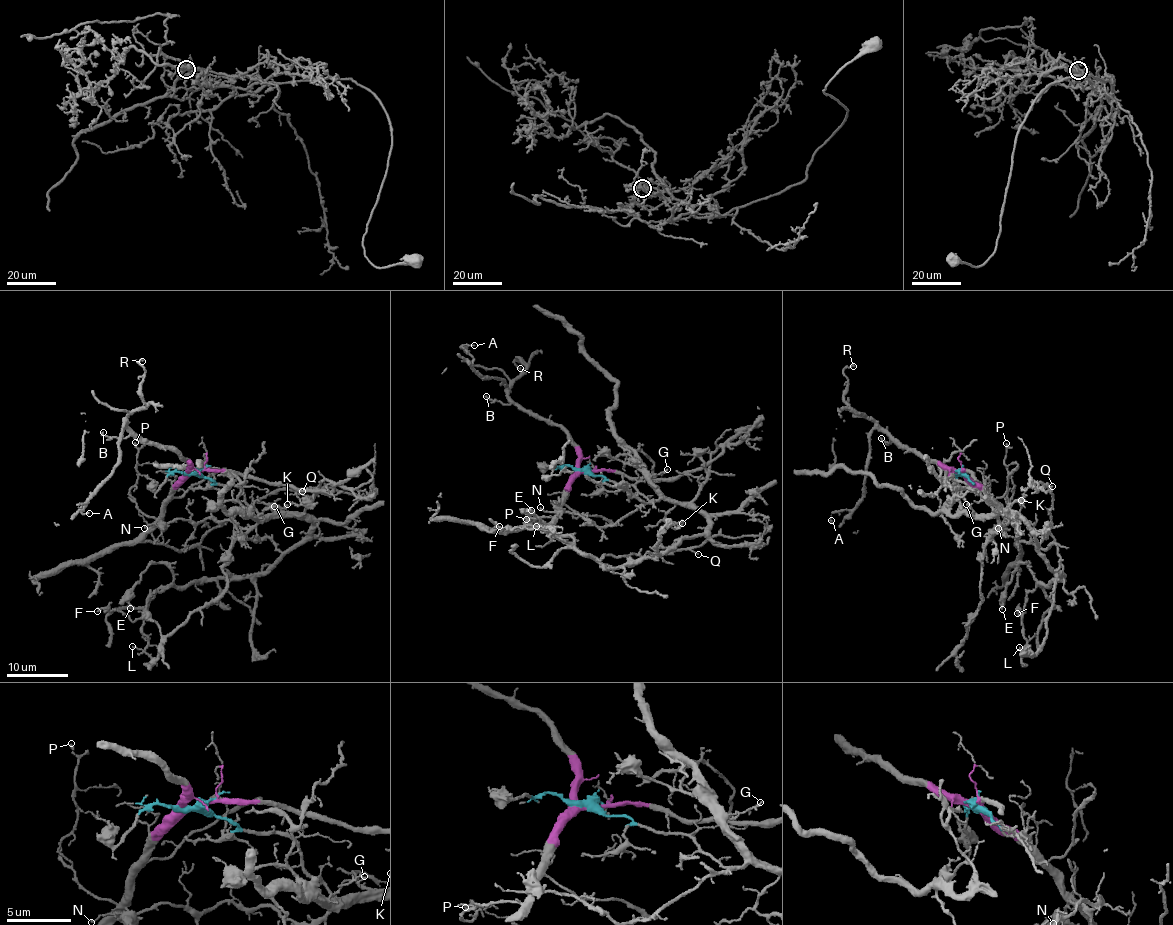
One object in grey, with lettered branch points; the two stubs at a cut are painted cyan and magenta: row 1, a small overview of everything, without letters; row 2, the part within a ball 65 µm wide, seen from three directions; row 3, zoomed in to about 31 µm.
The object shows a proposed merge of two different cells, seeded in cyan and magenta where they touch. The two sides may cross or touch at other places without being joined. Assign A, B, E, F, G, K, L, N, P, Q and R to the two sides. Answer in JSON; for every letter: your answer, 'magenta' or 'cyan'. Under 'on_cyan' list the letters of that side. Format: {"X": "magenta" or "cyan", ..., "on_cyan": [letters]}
{"A": "magenta", "B": "magenta", "E": "cyan", "F": "cyan", "G": "cyan", "K": "cyan", "L": "cyan", "N": "cyan", "P": "magenta", "Q": "magenta", "R": "magenta", "on_cyan": ["E", "F", "G", "K", "L", "N"]}

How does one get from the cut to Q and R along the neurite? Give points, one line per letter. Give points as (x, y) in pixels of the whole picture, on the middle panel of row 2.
Q: (583, 470), (542, 528), (598, 559), (677, 549), (698, 553)
R: (583, 470), (570, 437), (526, 412), (508, 394), (526, 367), (517, 358), (514, 362), (520, 369)

